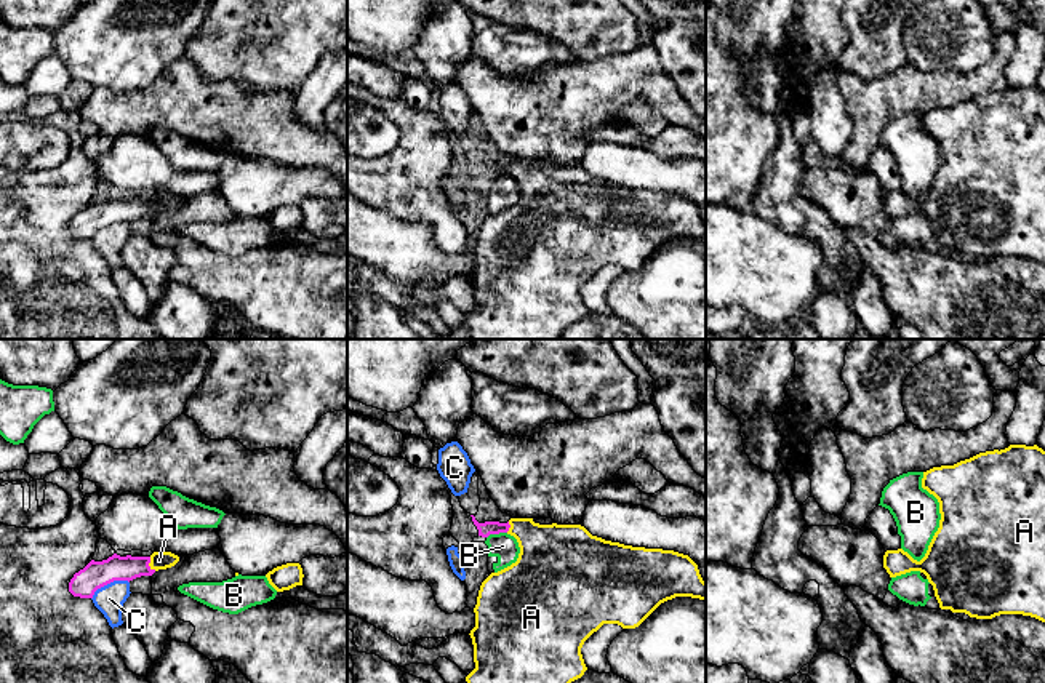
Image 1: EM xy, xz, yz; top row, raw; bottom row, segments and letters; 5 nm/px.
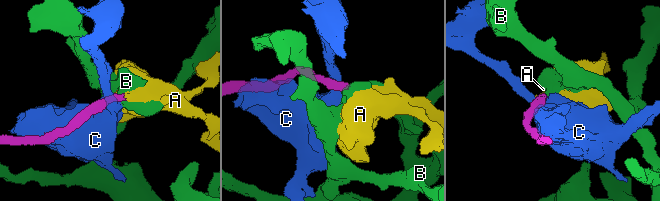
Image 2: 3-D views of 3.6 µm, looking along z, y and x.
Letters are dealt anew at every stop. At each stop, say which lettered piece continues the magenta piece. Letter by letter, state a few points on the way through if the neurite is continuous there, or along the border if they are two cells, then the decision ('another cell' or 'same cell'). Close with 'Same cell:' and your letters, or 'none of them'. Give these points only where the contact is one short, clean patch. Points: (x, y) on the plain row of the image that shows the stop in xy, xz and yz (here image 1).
A: across xy (116, 210), (148, 207), (159, 202) | same cell
B: along xz (506, 173), (487, 179) | another cell
C: another cell
Same cell: A

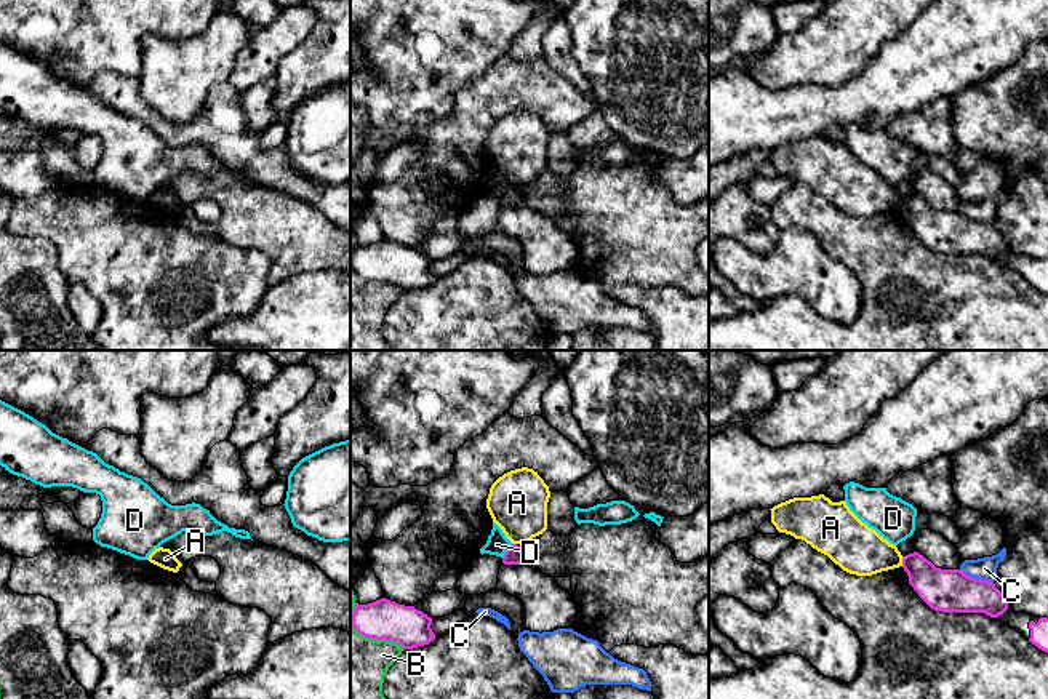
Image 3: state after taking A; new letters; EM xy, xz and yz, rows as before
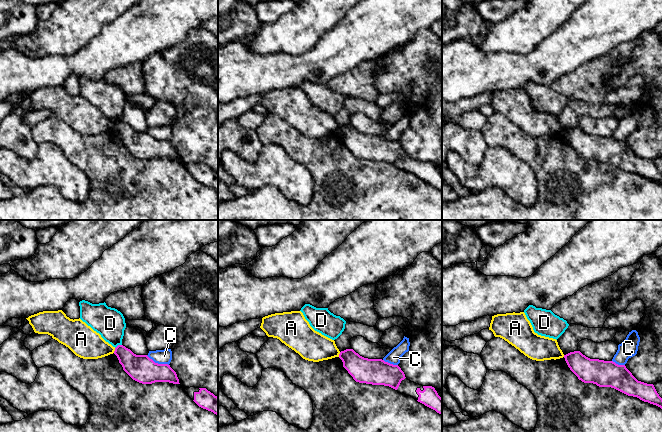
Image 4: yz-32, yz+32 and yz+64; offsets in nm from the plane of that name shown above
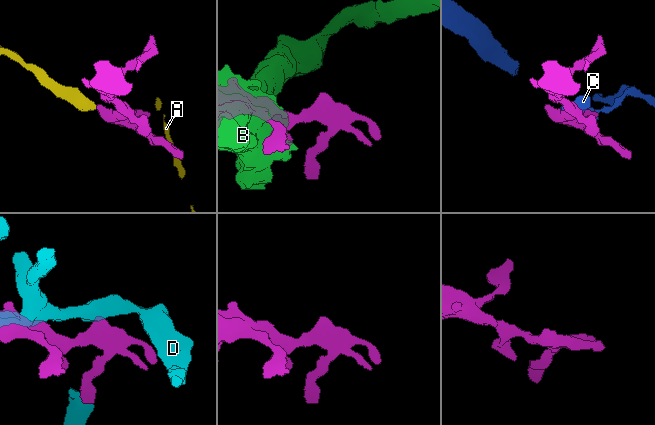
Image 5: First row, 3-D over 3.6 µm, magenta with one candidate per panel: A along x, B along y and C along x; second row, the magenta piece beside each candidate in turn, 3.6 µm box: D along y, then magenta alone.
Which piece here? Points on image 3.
A: along yz (904, 199), (901, 207) | another cell
B: another cell
C: another cell
D: another cell
Same cell: none of them

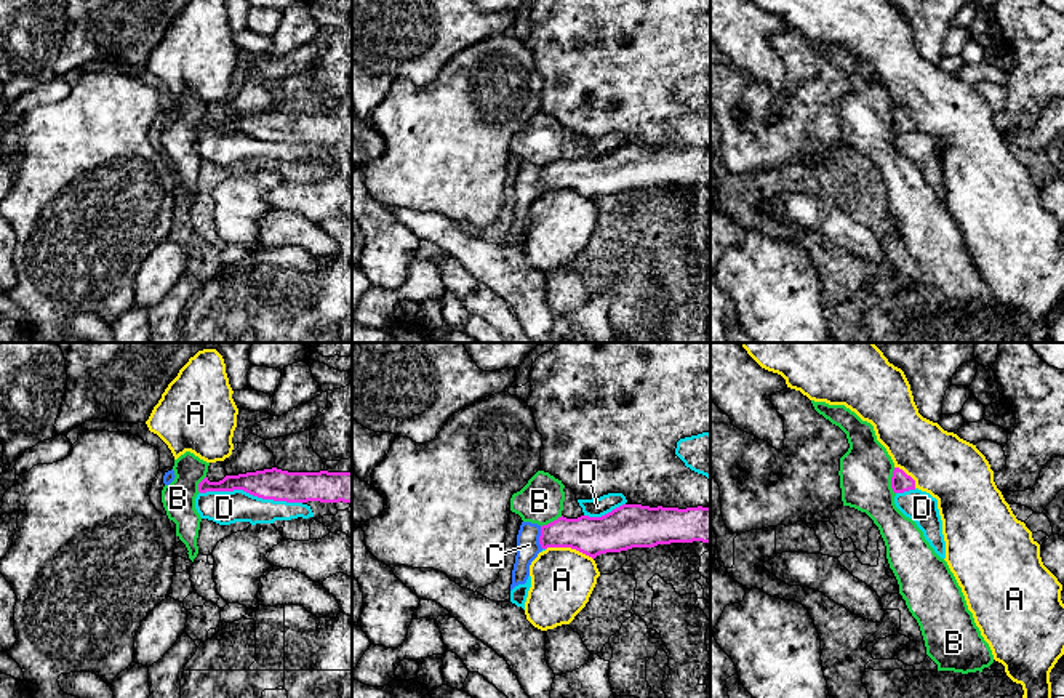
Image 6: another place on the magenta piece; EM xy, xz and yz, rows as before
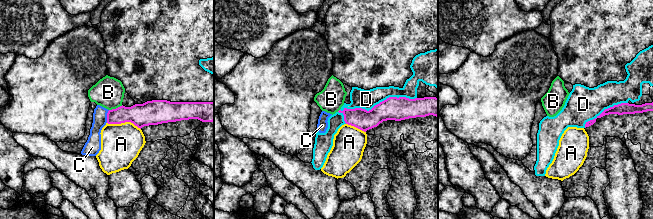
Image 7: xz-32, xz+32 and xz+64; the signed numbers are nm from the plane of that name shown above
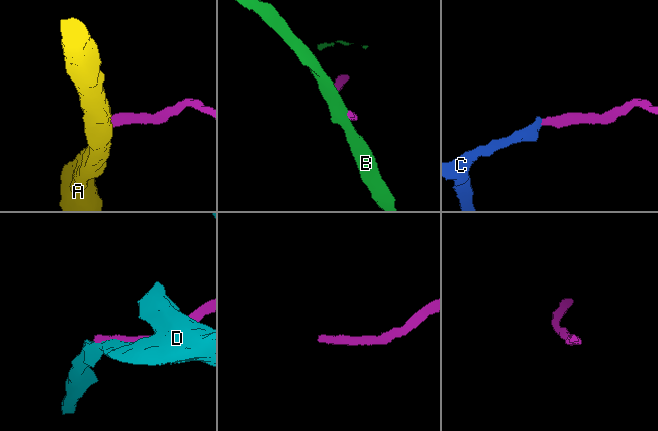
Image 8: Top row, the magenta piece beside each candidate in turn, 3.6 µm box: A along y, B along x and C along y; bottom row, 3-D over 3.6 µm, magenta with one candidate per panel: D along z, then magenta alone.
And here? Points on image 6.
A: along xz (546, 189), (575, 189), (592, 200) | another cell
B: another cell
C: across xz (589, 176), (548, 176), (540, 180), (528, 188) | same cell
D: another cell
Same cell: C

